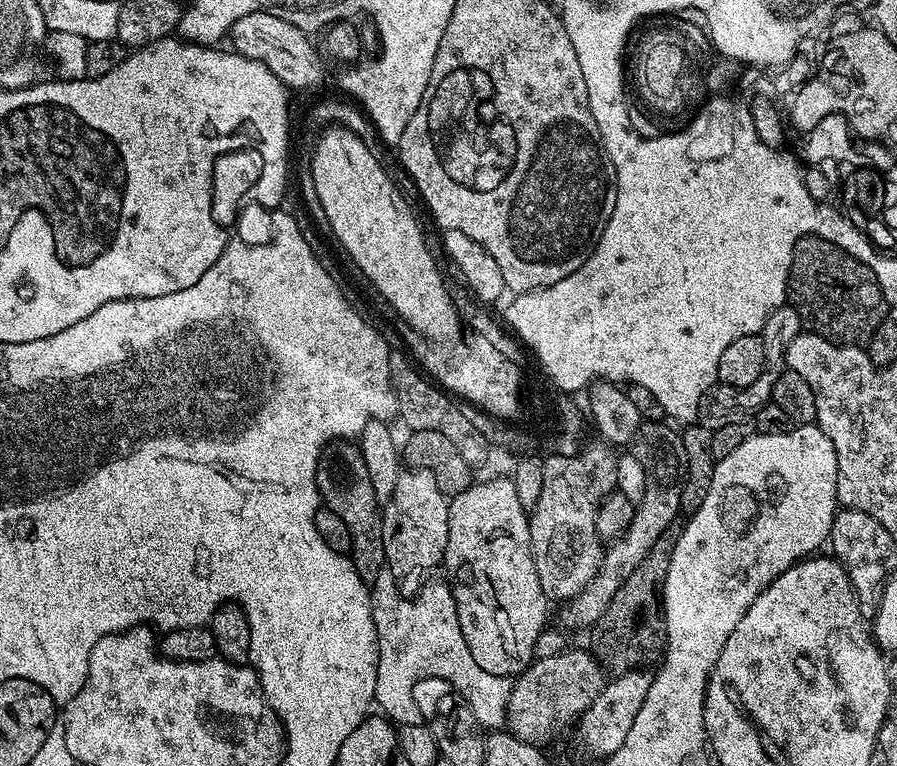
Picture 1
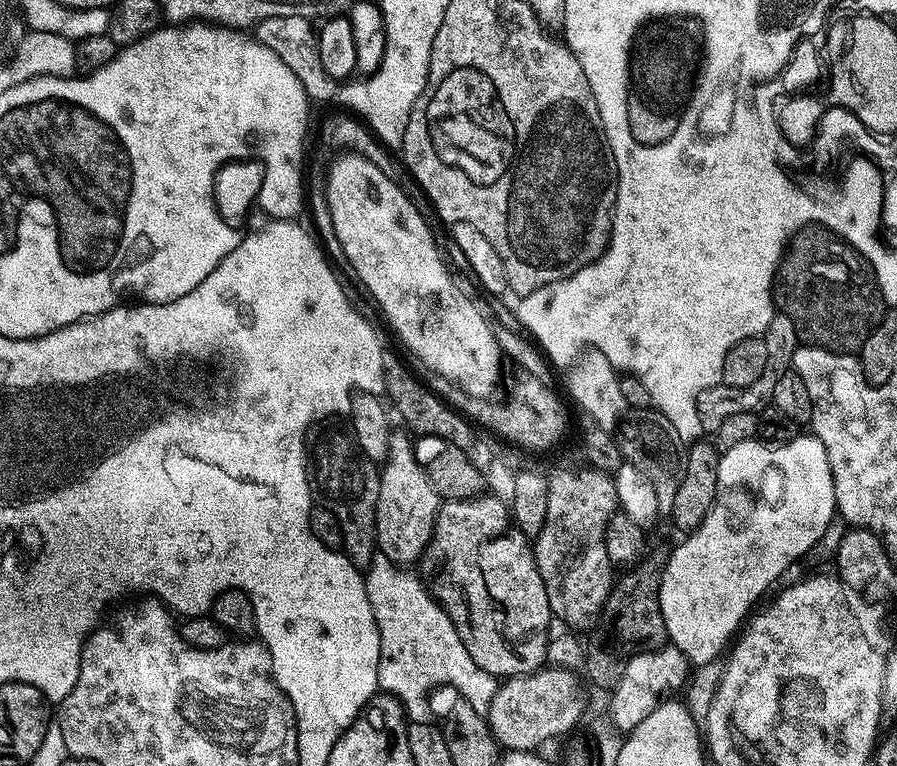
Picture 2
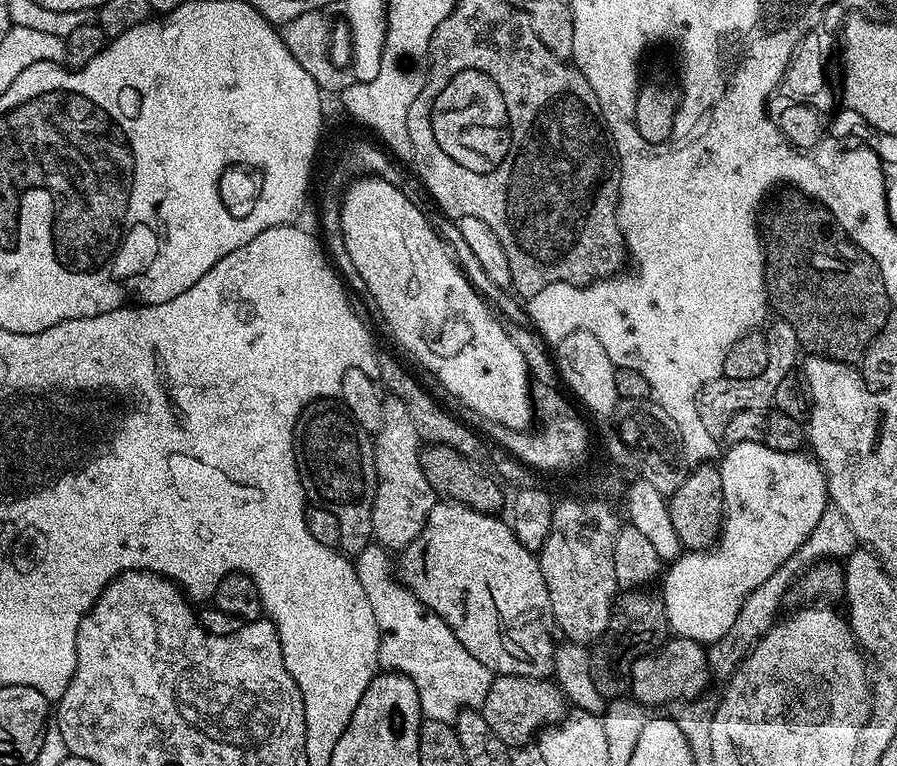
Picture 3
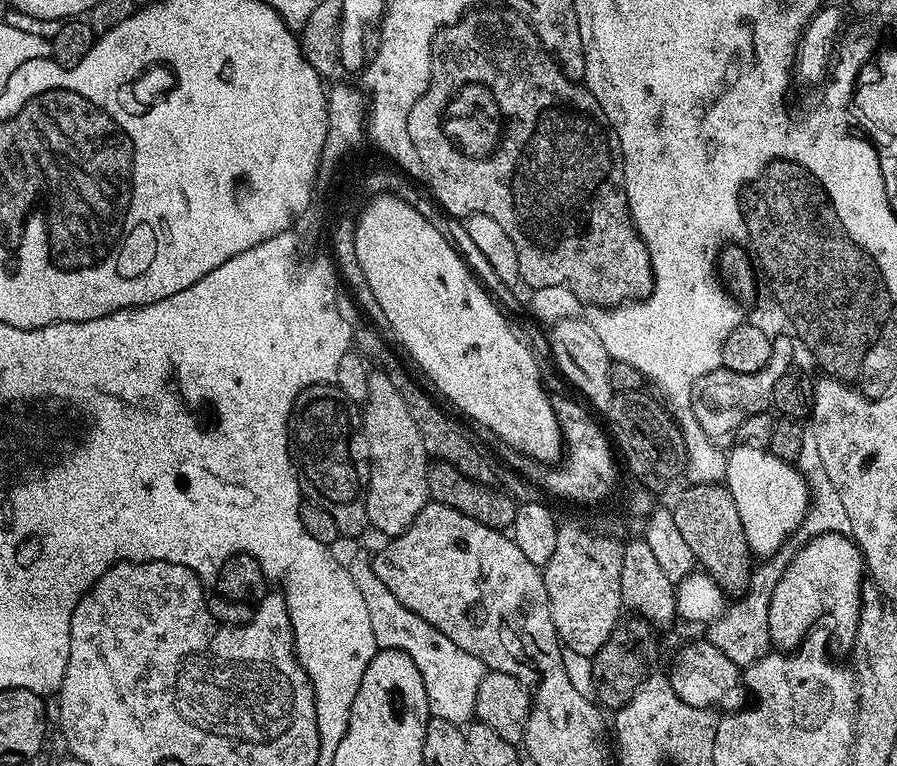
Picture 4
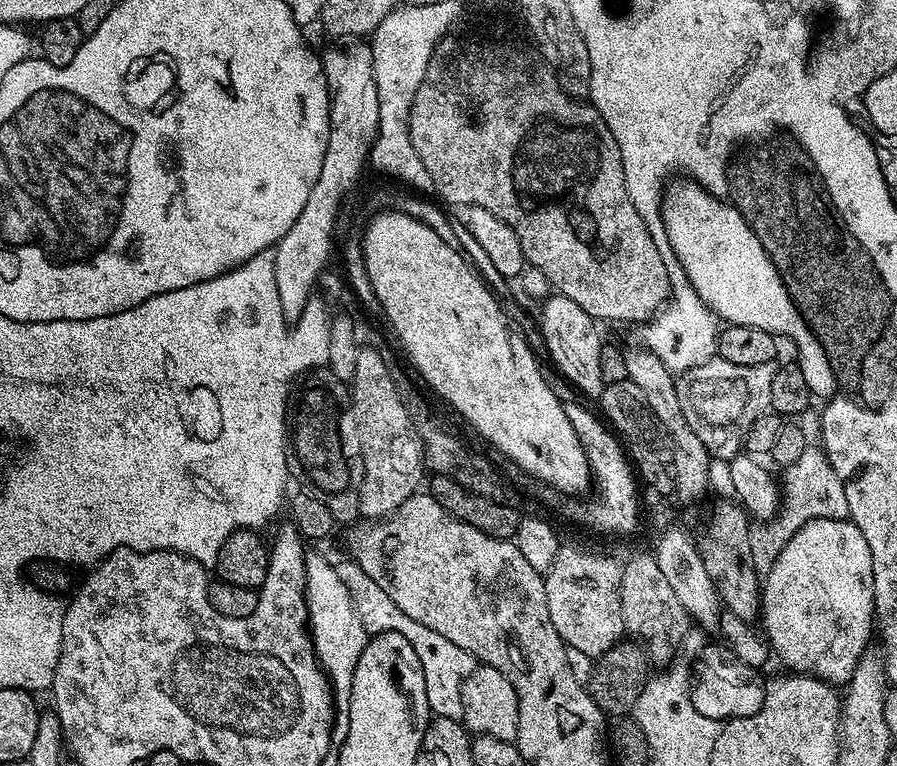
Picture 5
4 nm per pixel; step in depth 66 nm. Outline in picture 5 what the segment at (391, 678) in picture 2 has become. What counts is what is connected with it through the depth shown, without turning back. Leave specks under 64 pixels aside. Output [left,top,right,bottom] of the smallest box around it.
[335,558,478,720]

